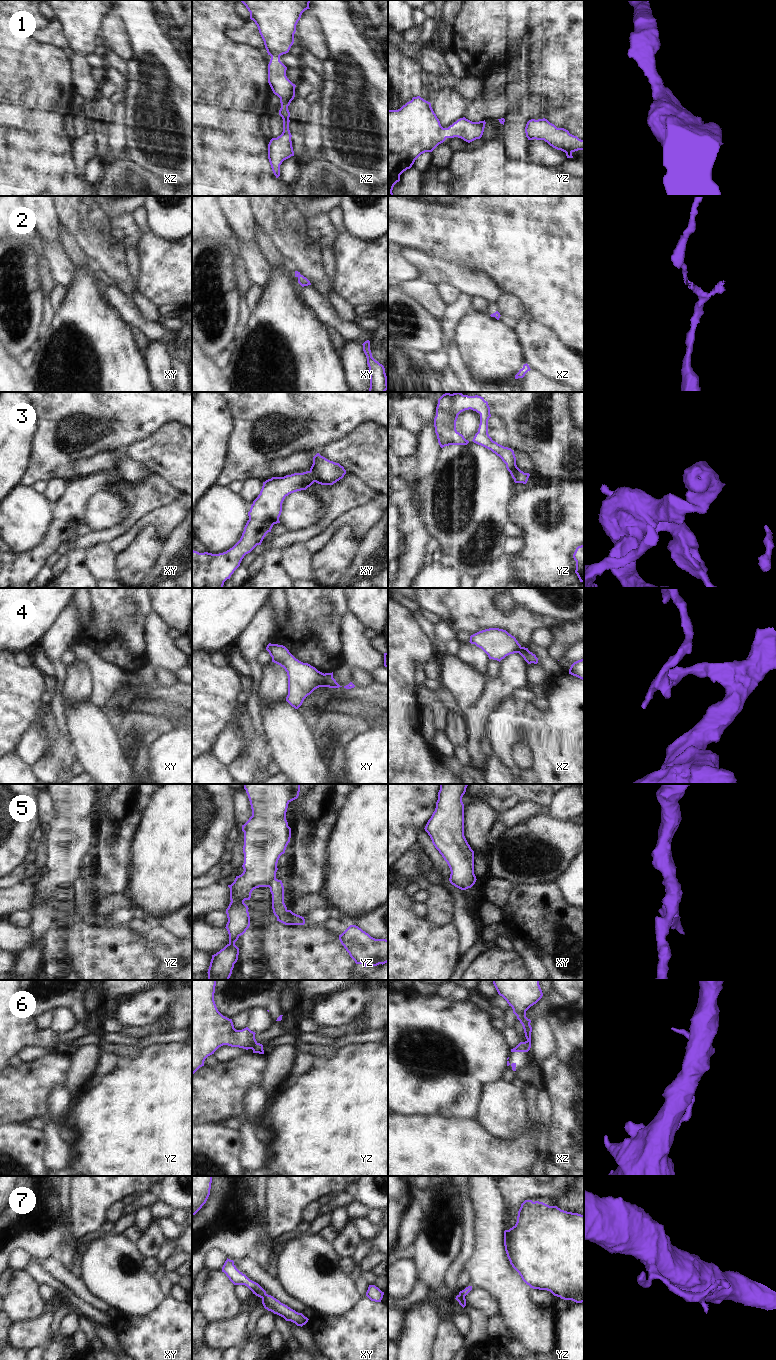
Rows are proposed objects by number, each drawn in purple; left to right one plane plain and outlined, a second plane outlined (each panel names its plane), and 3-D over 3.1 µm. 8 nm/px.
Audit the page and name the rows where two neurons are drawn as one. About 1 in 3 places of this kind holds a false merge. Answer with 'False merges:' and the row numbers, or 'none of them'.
False merges: 5, 6

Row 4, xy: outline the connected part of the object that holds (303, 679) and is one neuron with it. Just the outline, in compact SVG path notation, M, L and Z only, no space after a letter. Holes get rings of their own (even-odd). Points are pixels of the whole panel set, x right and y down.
M269 643L266 650L272 657L272 662L280 665L287 672L286 701L295 709L298 709L304 699L319 687L342 687L333 678L333 672L324 674L310 664L299 661L283 645Z

